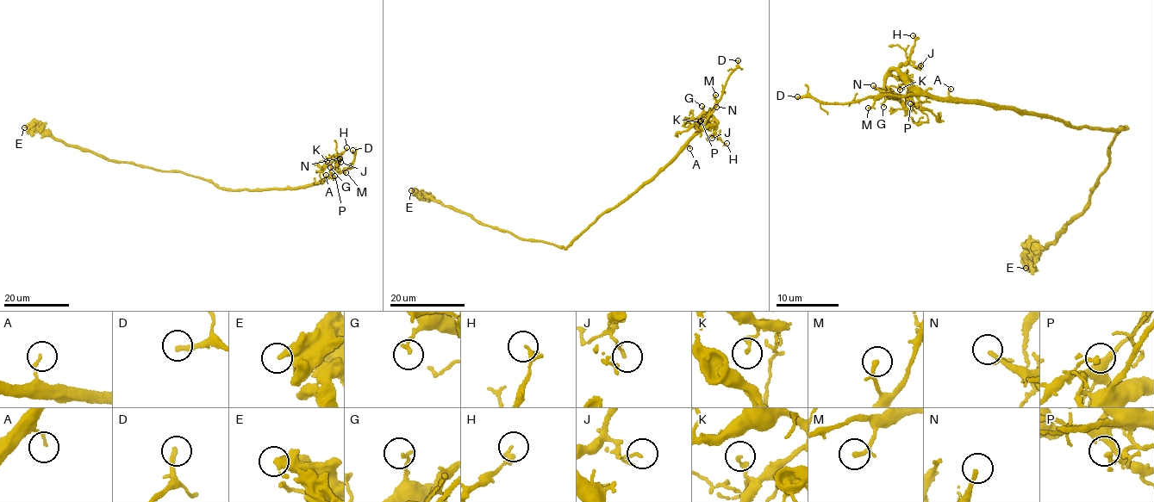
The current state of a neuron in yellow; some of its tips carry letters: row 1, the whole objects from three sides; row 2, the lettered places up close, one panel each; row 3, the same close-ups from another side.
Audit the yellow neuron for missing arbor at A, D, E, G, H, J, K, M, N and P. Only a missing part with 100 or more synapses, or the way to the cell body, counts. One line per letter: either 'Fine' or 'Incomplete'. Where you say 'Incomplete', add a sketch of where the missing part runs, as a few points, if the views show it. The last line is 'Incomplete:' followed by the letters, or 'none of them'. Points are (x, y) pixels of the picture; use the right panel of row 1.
A: Fine
D: Incomplete
E: Fine
G: Fine
H: Fine
J: Fine
K: Fine
M: Fine
N: Fine
P: Fine
Incomplete: D

